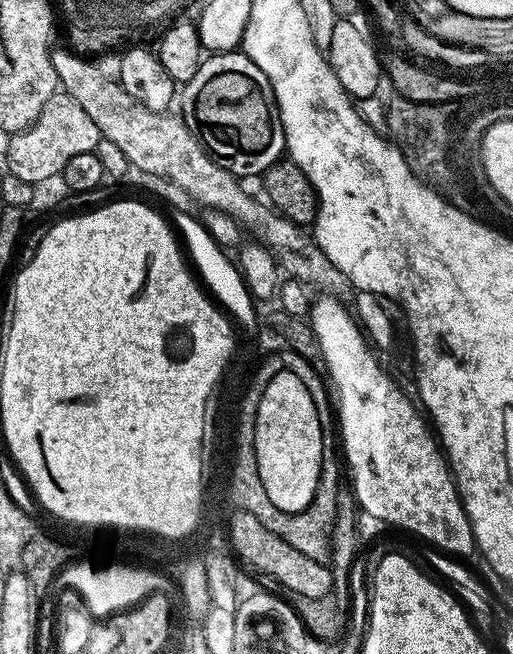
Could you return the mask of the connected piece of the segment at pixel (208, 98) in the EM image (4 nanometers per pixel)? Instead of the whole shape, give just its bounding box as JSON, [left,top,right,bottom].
[182,51,285,178]

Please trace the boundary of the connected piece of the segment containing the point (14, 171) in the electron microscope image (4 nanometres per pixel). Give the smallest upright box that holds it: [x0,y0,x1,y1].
[6,94,101,186]

